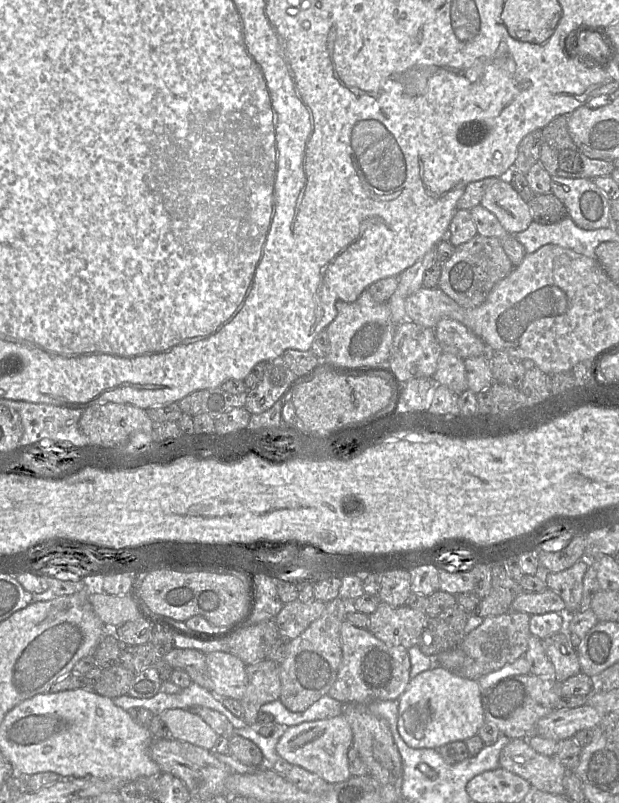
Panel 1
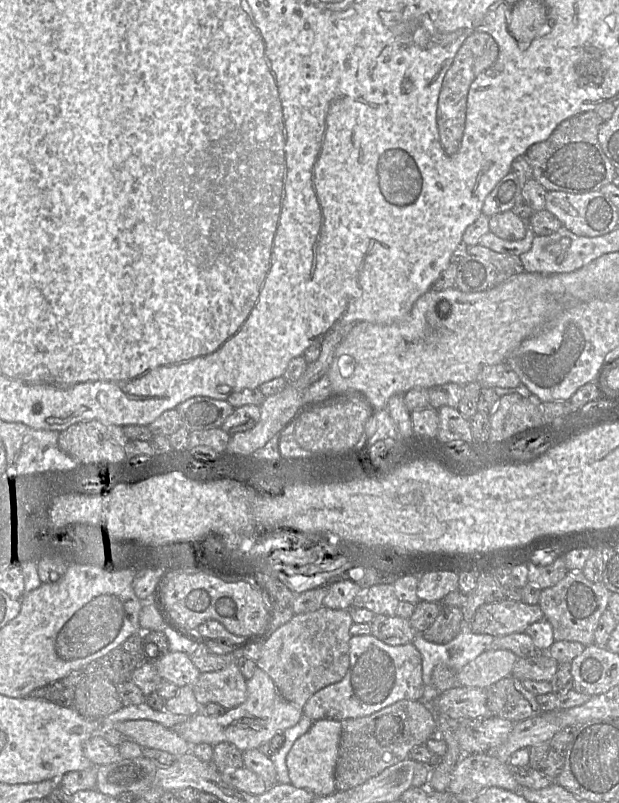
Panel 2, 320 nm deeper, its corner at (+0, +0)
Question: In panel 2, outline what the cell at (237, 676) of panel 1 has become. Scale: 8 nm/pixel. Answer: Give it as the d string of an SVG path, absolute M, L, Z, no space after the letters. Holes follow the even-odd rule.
M168 652L151 662L155 664L163 681L172 682L179 687L193 686L201 674L185 652Z

